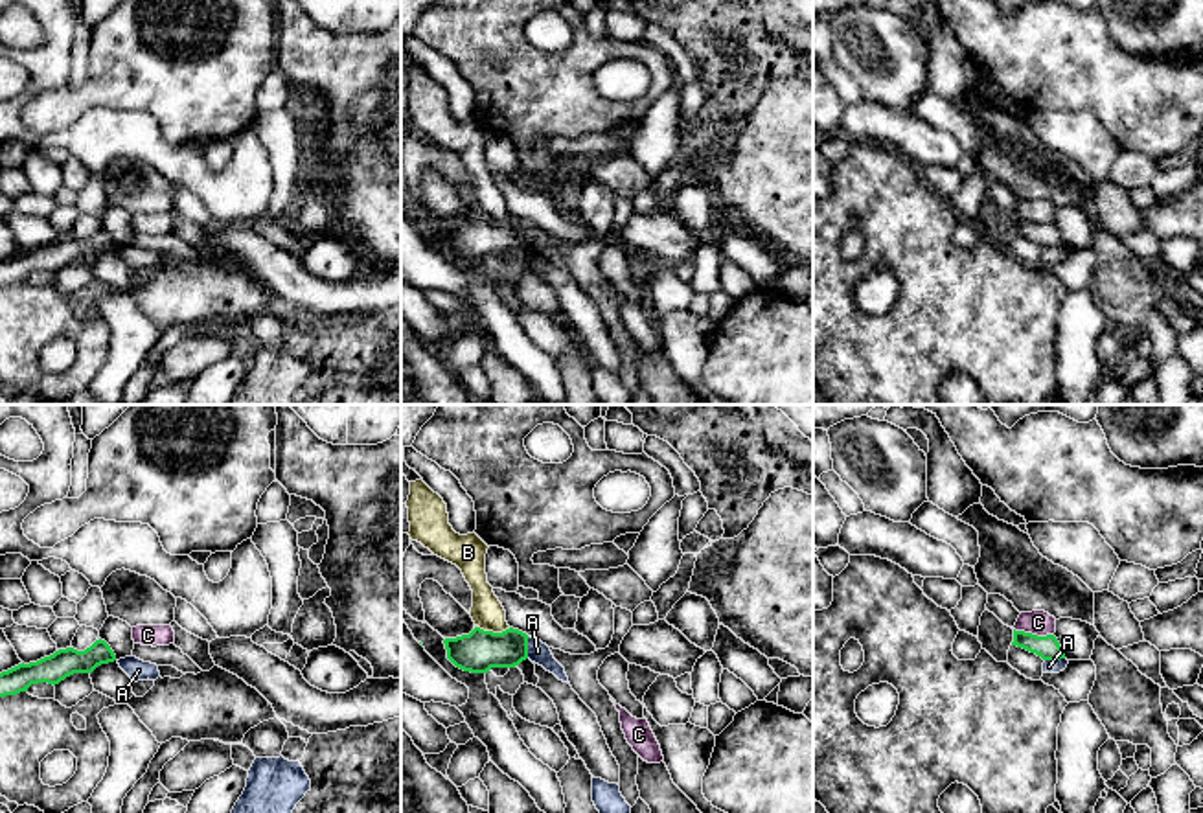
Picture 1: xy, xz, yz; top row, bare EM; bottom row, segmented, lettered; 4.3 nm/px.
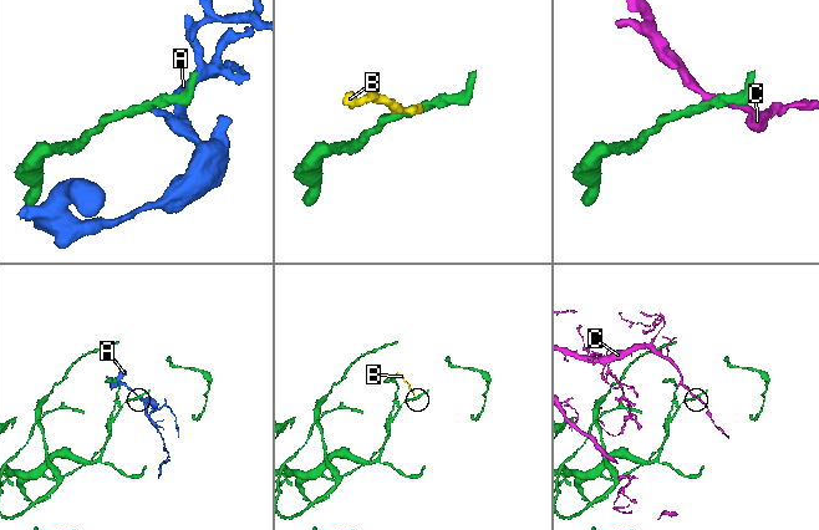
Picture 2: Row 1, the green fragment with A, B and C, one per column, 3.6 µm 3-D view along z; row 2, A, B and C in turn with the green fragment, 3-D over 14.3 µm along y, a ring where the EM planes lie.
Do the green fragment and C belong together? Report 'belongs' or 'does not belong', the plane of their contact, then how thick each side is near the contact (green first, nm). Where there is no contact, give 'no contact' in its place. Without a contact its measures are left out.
does not belong; meets green in yz; 100 nm thick on the green side, 110 nm on the other

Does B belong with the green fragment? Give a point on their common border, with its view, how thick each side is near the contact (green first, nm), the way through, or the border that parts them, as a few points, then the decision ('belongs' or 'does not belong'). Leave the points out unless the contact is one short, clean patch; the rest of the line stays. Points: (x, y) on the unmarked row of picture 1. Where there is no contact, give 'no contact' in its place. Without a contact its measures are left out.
xz (495, 221) | 180/140 nm | along xz (479, 214), (490, 219), (510, 216) | does not belong

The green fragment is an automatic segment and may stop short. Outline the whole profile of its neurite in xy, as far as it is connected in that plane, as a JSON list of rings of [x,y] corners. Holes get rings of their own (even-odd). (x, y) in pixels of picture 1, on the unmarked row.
[[[96,228],[85,239],[59,237],[37,250],[18,252],[0,261],[0,285],[28,280],[31,272],[59,272],[74,261],[92,261],[97,254],[114,250],[116,243],[105,228]]]

